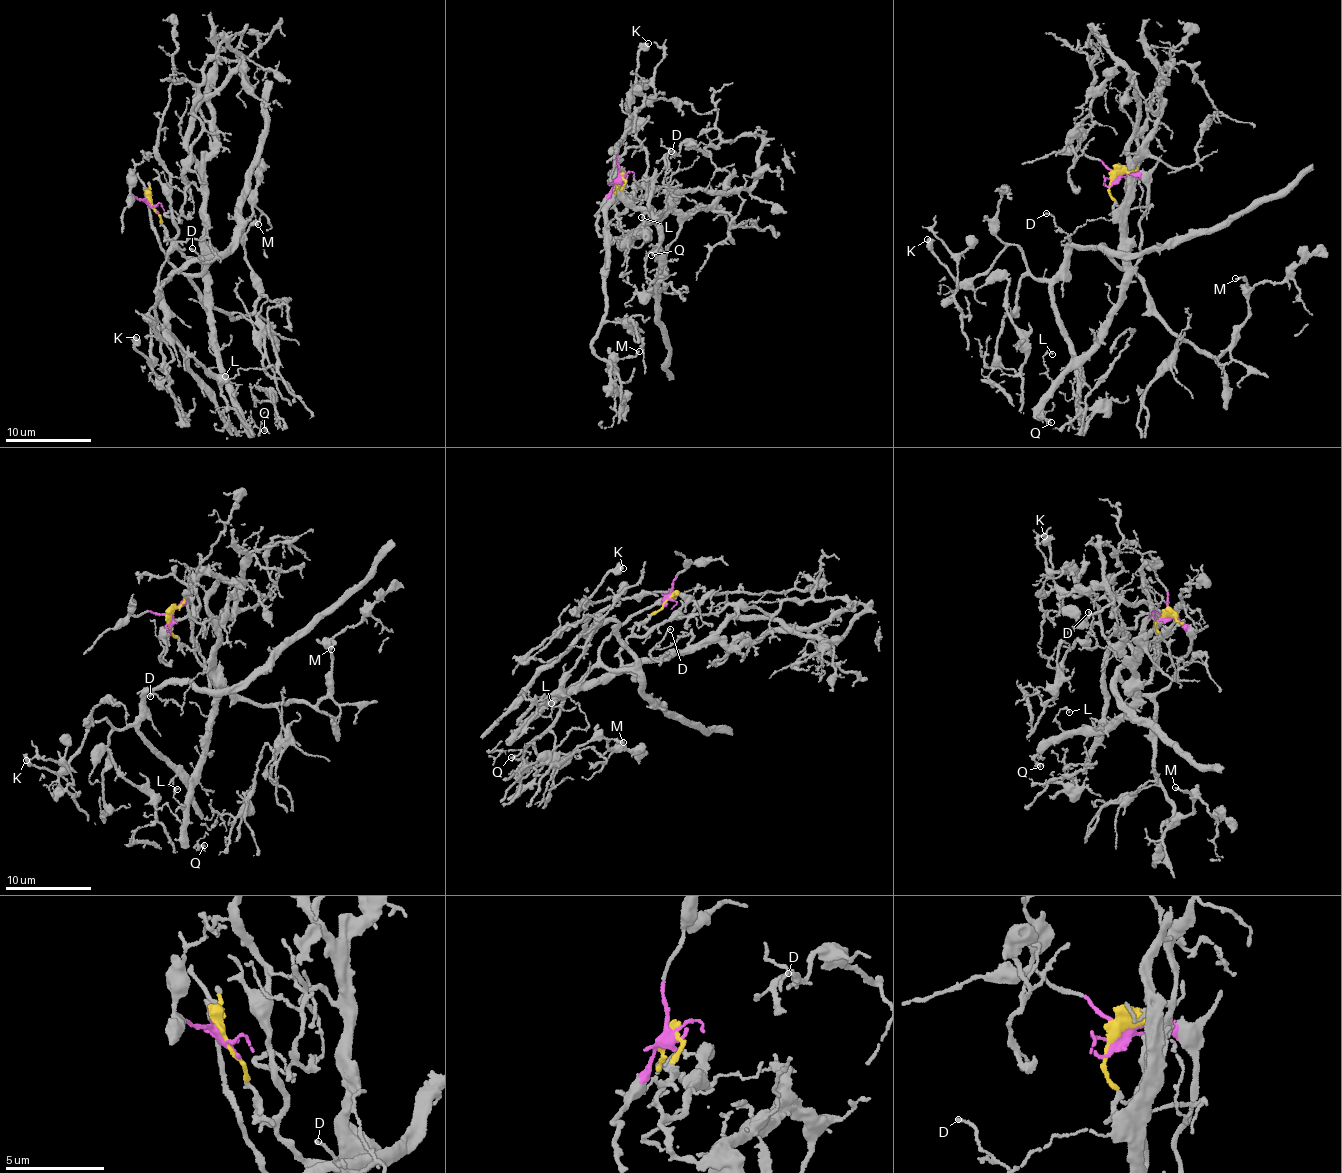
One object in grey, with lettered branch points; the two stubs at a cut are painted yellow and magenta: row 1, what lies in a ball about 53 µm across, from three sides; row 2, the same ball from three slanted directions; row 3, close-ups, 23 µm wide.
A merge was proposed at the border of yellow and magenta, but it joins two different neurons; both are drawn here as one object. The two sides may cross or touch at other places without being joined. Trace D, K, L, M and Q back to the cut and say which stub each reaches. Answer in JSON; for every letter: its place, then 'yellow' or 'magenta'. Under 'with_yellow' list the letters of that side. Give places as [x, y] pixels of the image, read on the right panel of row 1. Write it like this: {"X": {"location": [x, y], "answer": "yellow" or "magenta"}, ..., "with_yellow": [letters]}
{"D": {"location": [1046, 213], "answer": "yellow"}, "K": {"location": [927, 239], "answer": "magenta"}, "L": {"location": [1052, 354], "answer": "yellow"}, "M": {"location": [1235, 278], "answer": "magenta"}, "Q": {"location": [1051, 422], "answer": "yellow"}, "with_yellow": ["D", "L", "Q"]}

